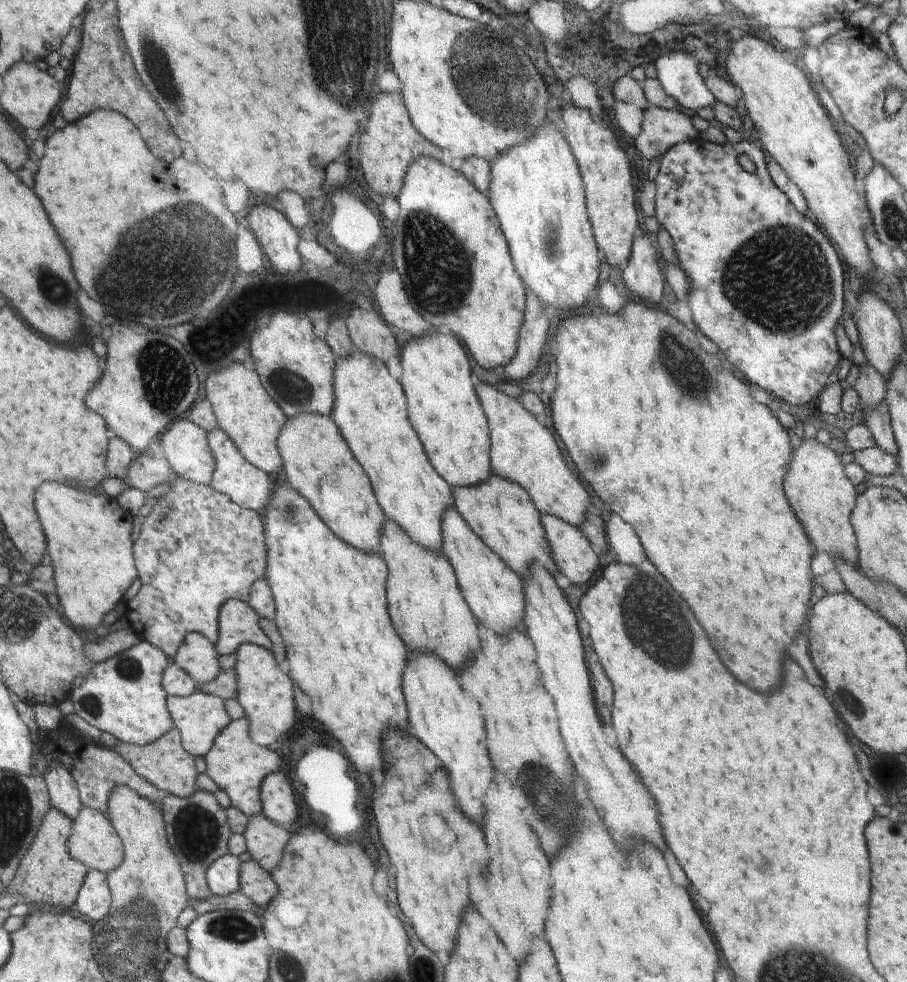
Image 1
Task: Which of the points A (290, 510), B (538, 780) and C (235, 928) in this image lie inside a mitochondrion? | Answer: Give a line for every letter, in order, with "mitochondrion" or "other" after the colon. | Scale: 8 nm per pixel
A: mitochondrion
B: mitochondrion
C: mitochondrion

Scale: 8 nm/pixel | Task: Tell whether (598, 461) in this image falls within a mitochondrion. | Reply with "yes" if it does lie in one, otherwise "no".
yes

